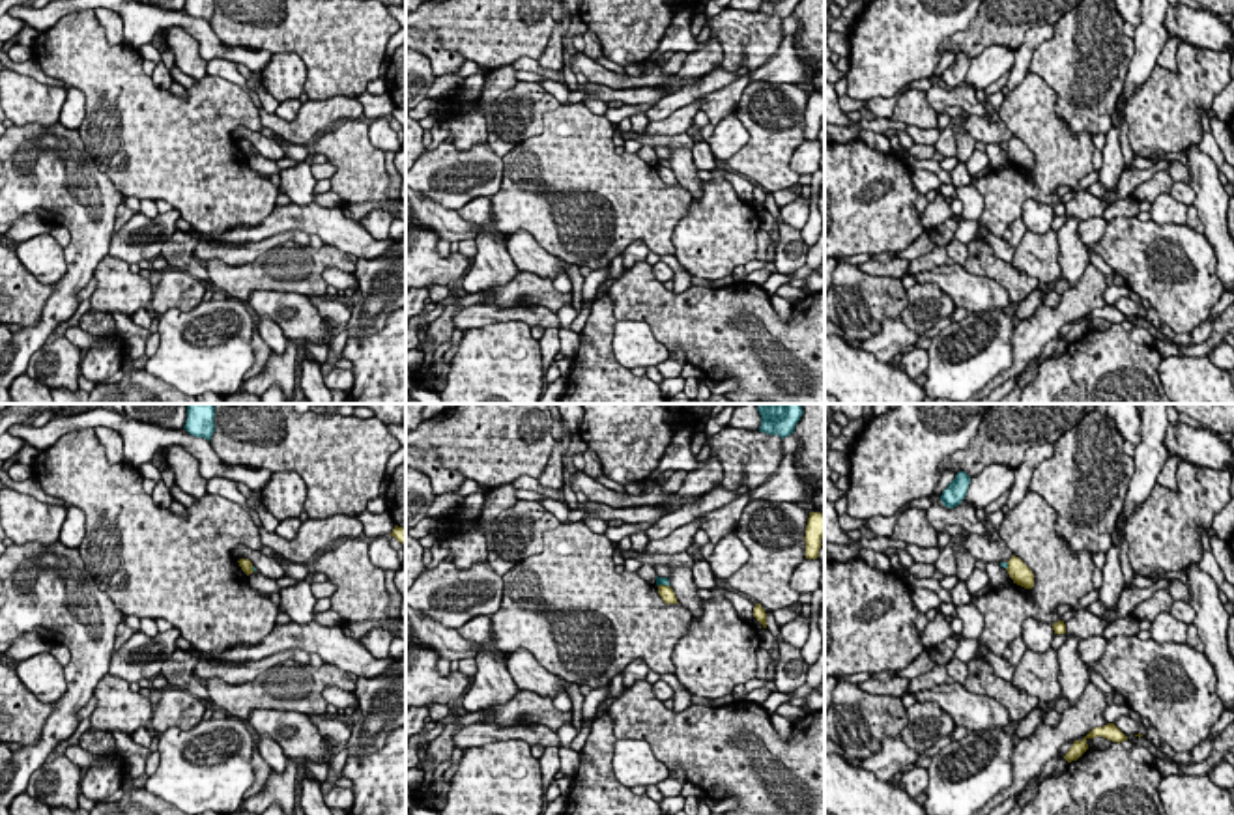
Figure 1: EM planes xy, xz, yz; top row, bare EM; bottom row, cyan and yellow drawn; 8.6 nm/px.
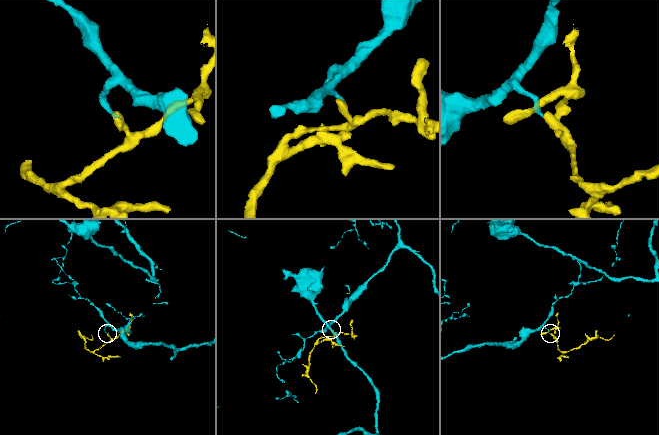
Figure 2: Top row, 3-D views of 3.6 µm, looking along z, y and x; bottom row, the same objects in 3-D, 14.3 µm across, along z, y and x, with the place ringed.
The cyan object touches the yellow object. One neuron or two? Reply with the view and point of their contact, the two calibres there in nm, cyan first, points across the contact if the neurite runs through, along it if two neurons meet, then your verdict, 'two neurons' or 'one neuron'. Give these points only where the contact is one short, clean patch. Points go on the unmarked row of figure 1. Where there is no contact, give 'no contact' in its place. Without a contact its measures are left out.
contact xz (664, 165); calibres 60 and 120 nm; border xz (659, 165), (668, 169); two neurons

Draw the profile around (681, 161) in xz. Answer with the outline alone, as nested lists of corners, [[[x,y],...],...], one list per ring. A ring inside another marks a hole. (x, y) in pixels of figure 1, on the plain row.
[[[669,148],[669,168],[673,170],[677,183],[690,191],[692,198],[701,198],[703,179],[697,178],[697,166],[694,164],[692,148]]]

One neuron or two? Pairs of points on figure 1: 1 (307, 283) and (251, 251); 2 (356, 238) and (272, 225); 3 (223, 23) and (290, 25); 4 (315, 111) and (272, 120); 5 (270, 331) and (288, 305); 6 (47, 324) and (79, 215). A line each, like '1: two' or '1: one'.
1: two
2: one
3: one
4: one
5: two
6: one

